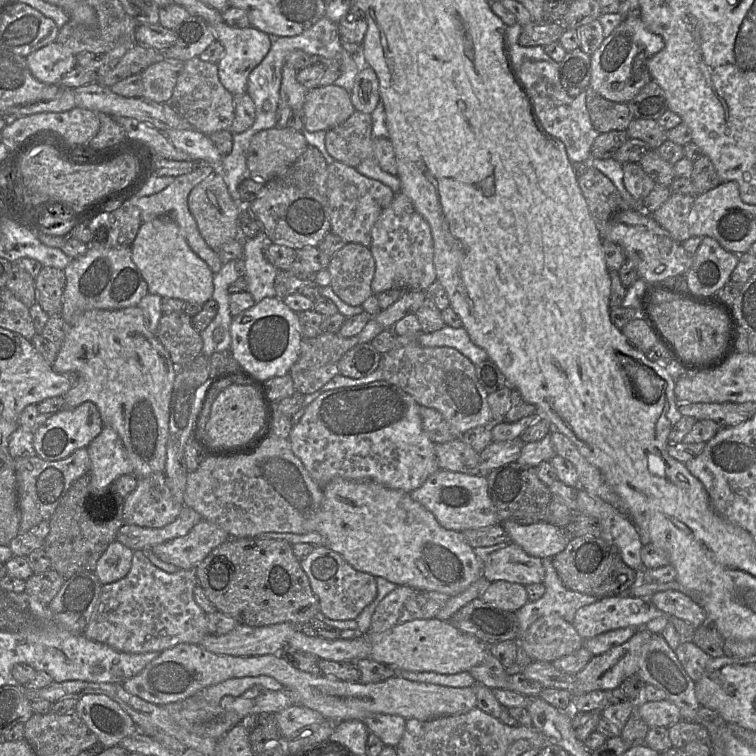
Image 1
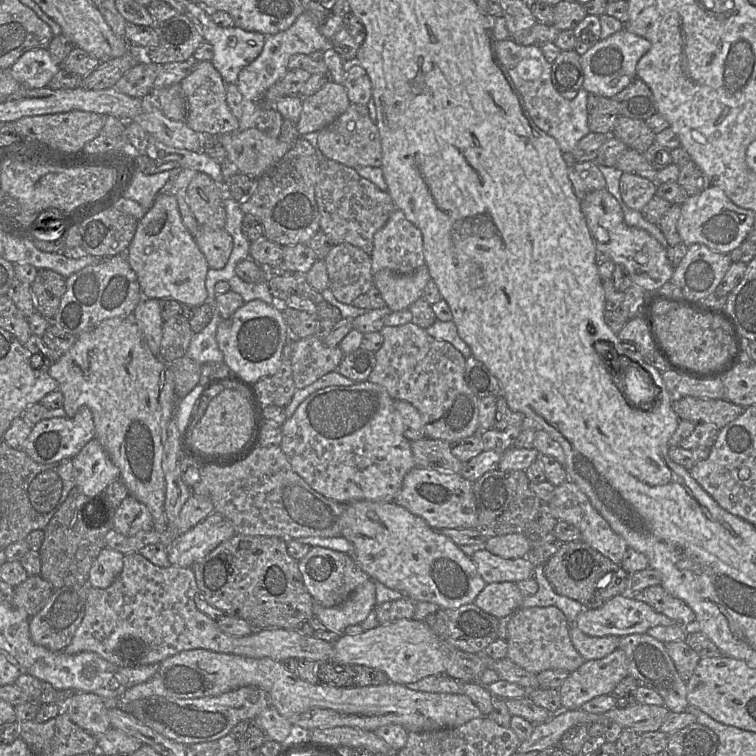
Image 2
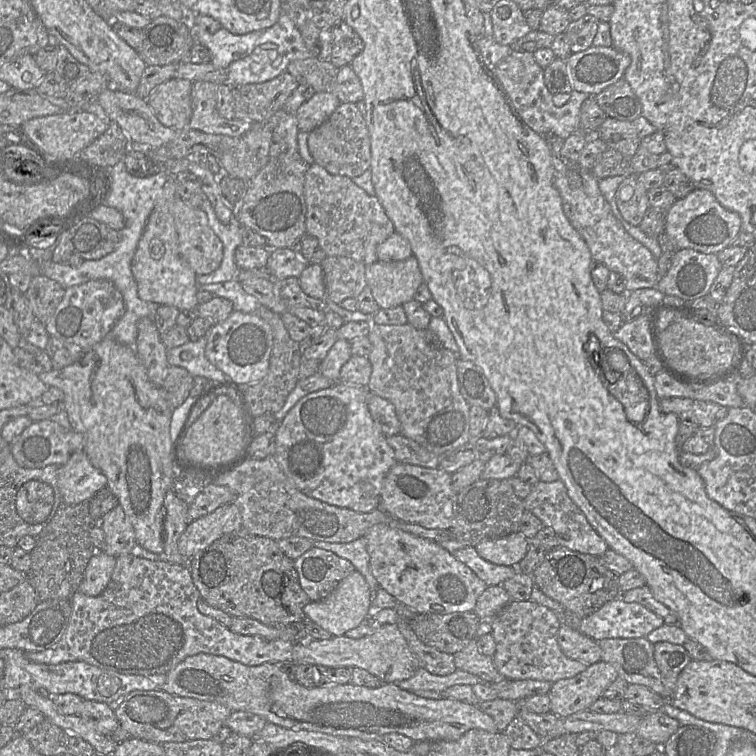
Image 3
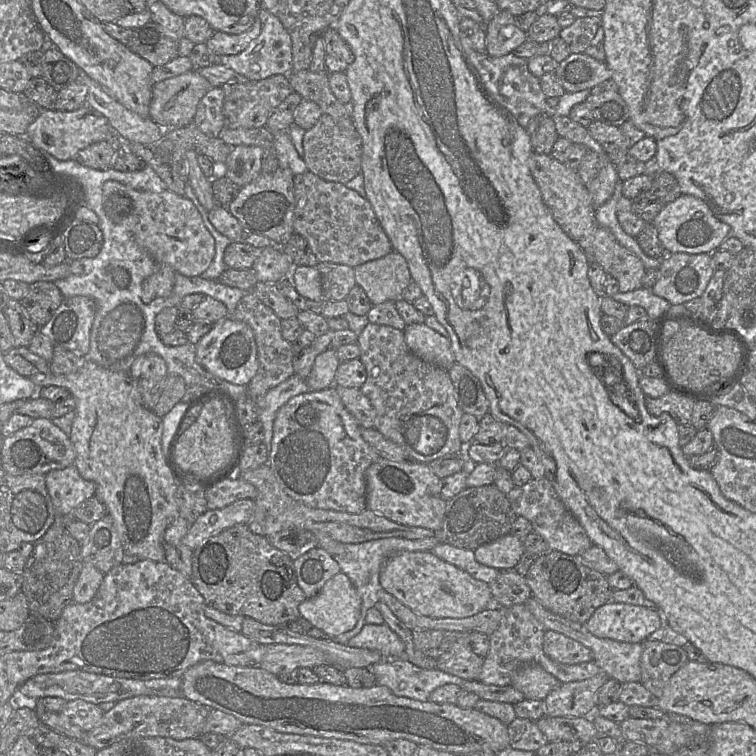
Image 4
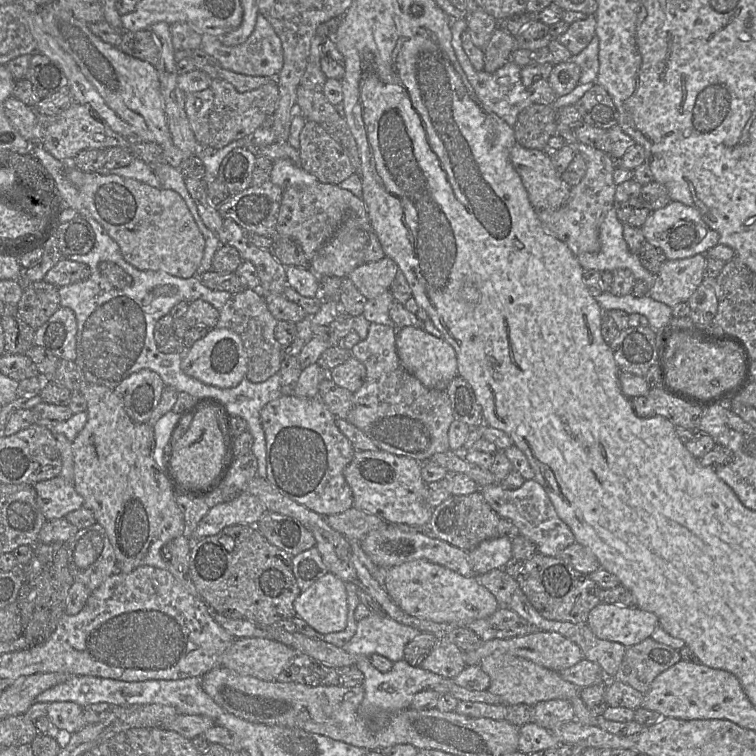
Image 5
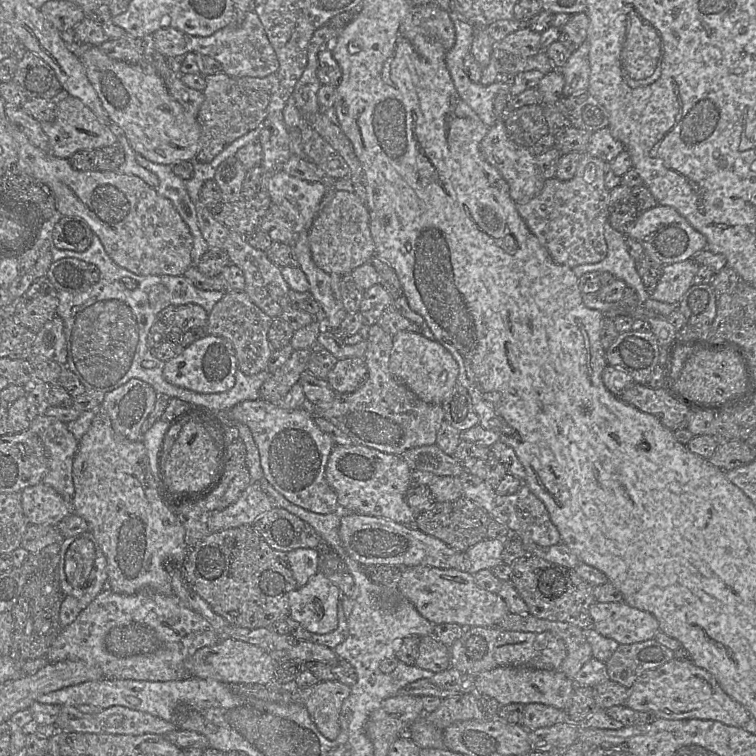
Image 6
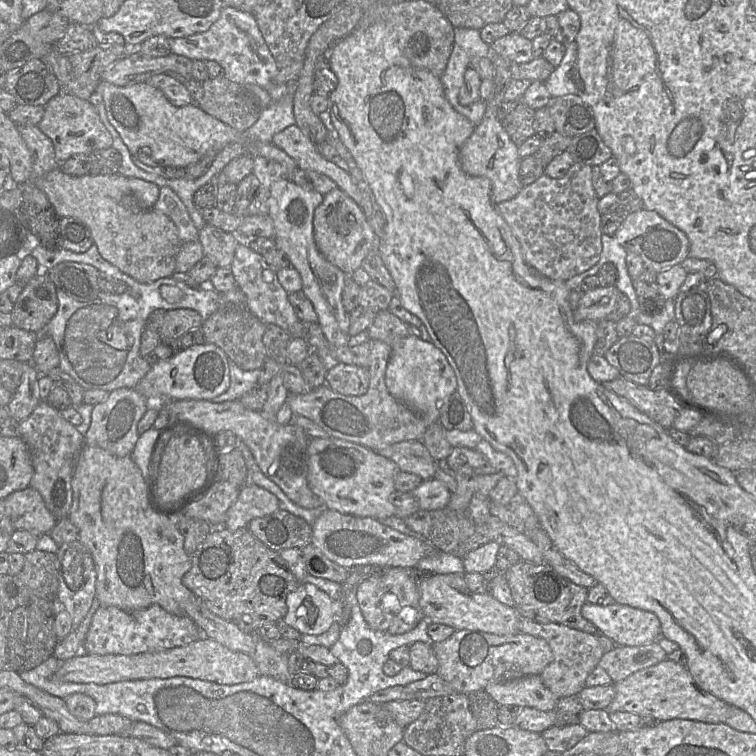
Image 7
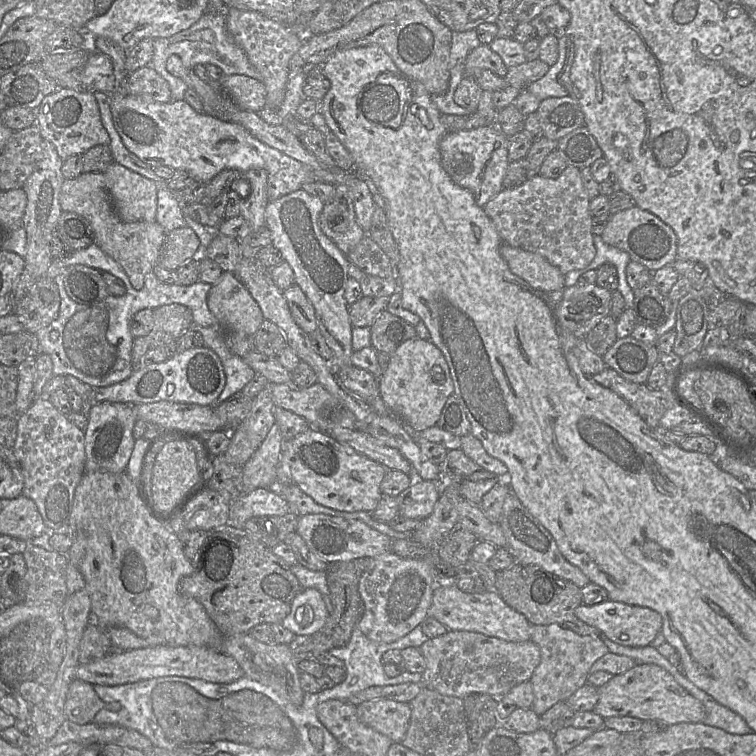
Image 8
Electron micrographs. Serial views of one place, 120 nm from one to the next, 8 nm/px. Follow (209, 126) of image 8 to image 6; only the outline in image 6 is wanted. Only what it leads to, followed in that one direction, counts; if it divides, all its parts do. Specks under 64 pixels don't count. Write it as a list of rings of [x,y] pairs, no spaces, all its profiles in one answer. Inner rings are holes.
[[[71,42],[71,46],[110,120],[124,131],[135,152],[149,161],[170,166],[195,160],[201,137],[198,118],[170,95],[163,79],[147,59],[129,64],[108,57],[92,44]]]

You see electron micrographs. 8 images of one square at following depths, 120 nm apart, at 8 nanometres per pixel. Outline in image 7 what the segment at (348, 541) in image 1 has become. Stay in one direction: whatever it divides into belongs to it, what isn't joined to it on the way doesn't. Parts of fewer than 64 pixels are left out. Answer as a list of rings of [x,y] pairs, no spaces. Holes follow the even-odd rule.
[[[421,574],[418,577],[420,606],[432,623],[448,625],[456,630],[479,630],[496,635],[514,635],[519,631],[520,616],[490,593],[474,593],[469,590],[463,574]]]

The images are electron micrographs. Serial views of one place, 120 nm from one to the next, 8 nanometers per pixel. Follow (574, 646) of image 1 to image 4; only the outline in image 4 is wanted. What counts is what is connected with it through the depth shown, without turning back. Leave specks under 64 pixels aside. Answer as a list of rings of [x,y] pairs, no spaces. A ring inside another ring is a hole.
[[[524,604],[503,607],[500,625],[489,636],[490,648],[484,658],[482,670],[477,680],[487,685],[509,685],[513,678],[513,672],[521,665],[529,663],[540,665],[562,683],[586,680],[596,676],[601,671],[594,661],[562,664],[550,659],[543,651],[545,632],[544,626]]]

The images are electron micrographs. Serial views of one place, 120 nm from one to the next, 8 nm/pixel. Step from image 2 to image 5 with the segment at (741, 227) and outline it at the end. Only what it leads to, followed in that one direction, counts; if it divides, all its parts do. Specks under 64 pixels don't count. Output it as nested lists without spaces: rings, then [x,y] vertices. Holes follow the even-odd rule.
[[[673,200],[667,206],[652,211],[640,228],[646,241],[659,247],[668,260],[705,254],[719,243],[719,234],[705,222],[696,209]]]

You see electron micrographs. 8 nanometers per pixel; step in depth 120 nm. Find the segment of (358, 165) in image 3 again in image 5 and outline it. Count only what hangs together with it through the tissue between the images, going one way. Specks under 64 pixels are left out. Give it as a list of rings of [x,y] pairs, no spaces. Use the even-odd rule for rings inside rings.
[[[306,121],[300,133],[301,167],[319,182],[338,185],[355,170],[345,149],[314,121]]]

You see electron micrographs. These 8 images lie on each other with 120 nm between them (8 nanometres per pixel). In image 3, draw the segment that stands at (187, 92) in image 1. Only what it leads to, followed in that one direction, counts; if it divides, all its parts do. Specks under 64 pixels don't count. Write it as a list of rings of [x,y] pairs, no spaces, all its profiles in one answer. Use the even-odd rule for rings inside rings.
[[[205,81],[192,82],[192,115],[188,128],[208,134],[242,137],[254,122],[225,119],[216,109],[218,84]]]

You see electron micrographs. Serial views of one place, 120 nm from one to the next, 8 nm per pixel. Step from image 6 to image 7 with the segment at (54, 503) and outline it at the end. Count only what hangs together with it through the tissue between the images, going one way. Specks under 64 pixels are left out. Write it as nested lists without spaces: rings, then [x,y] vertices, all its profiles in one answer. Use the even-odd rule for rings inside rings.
[[[30,486],[11,493],[4,502],[15,530],[26,530],[41,536],[49,533],[57,523],[41,494]]]

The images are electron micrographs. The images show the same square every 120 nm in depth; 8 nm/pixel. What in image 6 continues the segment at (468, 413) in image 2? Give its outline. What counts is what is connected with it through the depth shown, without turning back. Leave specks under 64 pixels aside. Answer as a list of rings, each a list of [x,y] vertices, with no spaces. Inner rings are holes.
[[[377,322],[370,324],[366,342],[363,359],[368,369],[368,379],[365,384],[355,392],[337,394],[331,403],[309,405],[312,413],[334,424],[354,445],[388,454],[402,455],[411,448],[435,445],[437,433],[445,420],[442,404],[424,402],[392,376],[389,361],[393,336]]]

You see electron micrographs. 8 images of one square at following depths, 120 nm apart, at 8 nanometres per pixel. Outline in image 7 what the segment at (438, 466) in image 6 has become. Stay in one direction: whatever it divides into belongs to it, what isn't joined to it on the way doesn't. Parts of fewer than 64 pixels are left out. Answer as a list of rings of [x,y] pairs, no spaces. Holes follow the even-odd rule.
[[[403,441],[376,452],[394,461],[400,471],[416,474],[423,481],[434,478],[439,463],[430,455],[422,441]]]

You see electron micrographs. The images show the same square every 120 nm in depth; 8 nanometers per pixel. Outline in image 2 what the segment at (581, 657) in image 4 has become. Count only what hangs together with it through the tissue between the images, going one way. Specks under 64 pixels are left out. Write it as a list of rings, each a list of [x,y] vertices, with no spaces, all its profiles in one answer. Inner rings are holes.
[[[575,624],[570,625],[570,638],[574,648],[585,661],[601,659],[619,647],[618,636],[592,637],[584,634]]]

